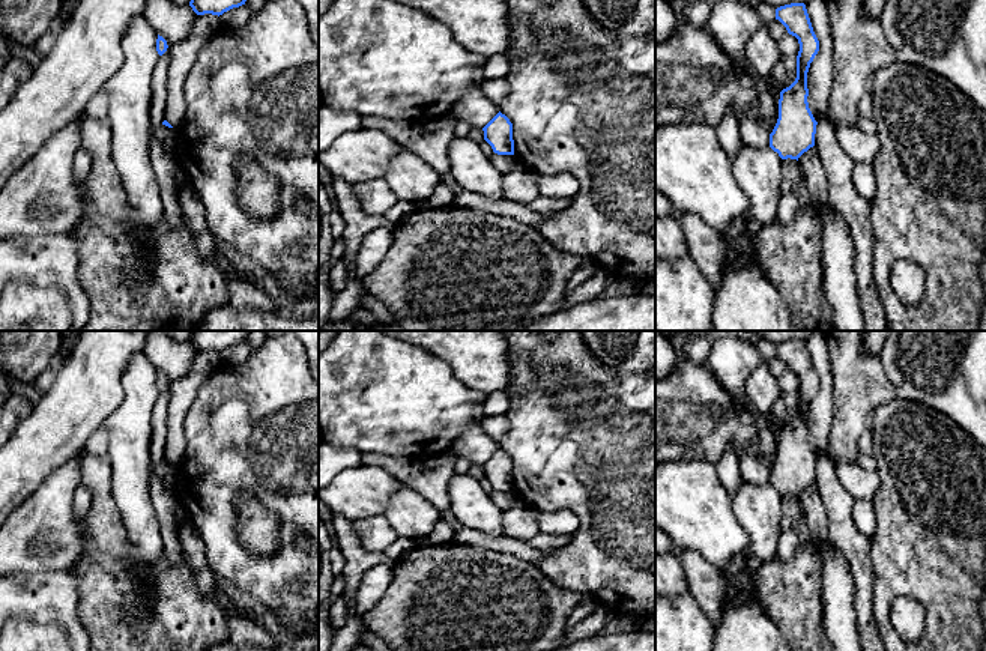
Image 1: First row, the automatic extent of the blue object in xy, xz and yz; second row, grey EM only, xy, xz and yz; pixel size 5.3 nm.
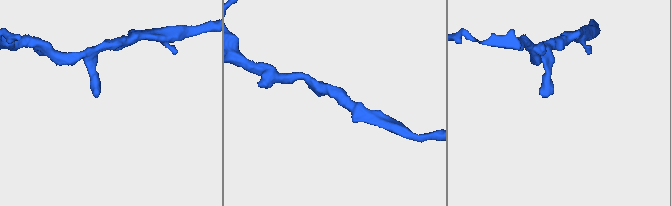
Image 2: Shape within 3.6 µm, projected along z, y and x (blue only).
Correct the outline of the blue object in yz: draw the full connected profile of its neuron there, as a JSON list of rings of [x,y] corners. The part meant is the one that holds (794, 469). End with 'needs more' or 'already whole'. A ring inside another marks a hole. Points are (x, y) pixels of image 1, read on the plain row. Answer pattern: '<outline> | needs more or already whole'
[[[791,340],[776,346],[779,356],[789,371],[800,380],[797,392],[797,415],[780,428],[779,456],[770,471],[770,484],[782,496],[797,496],[815,483],[816,462],[807,433],[807,409],[819,388],[819,377],[813,368],[804,340]]] | already whole

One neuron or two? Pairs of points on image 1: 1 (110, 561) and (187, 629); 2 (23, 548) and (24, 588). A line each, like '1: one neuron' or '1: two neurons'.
1: one neuron
2: two neurons

